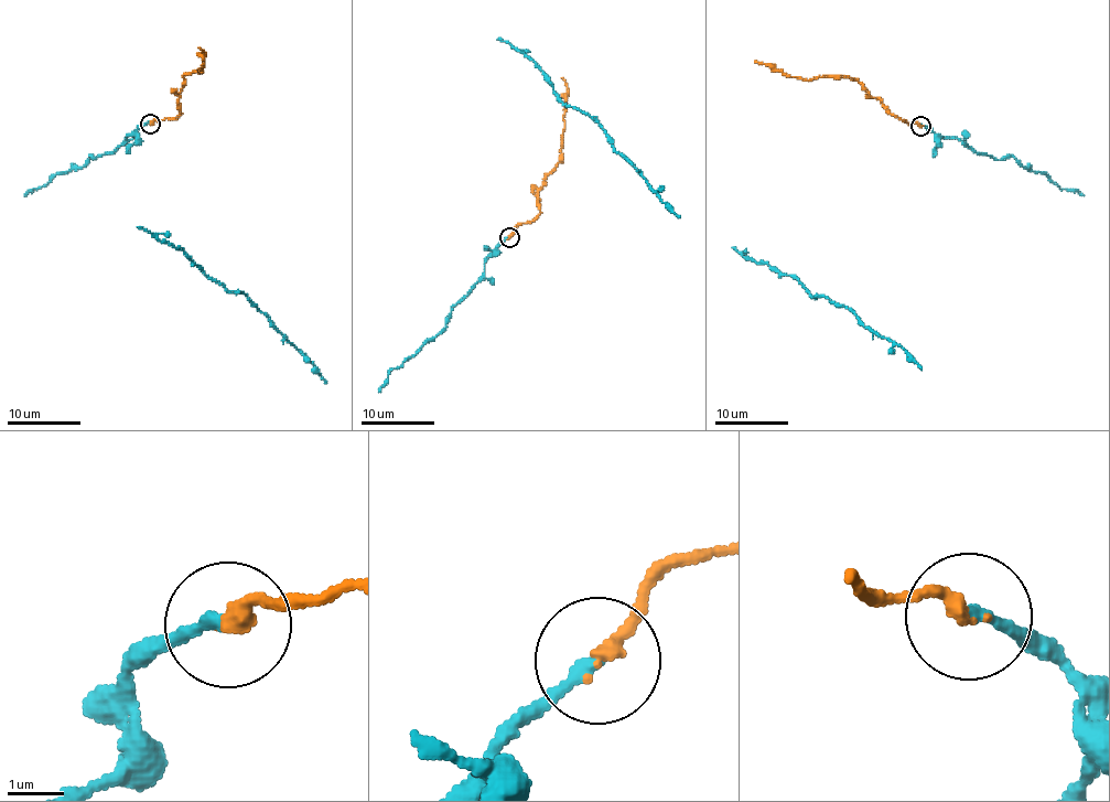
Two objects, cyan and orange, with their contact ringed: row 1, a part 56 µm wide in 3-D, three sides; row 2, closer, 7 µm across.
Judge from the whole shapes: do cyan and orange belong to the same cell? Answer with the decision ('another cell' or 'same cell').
same cell

